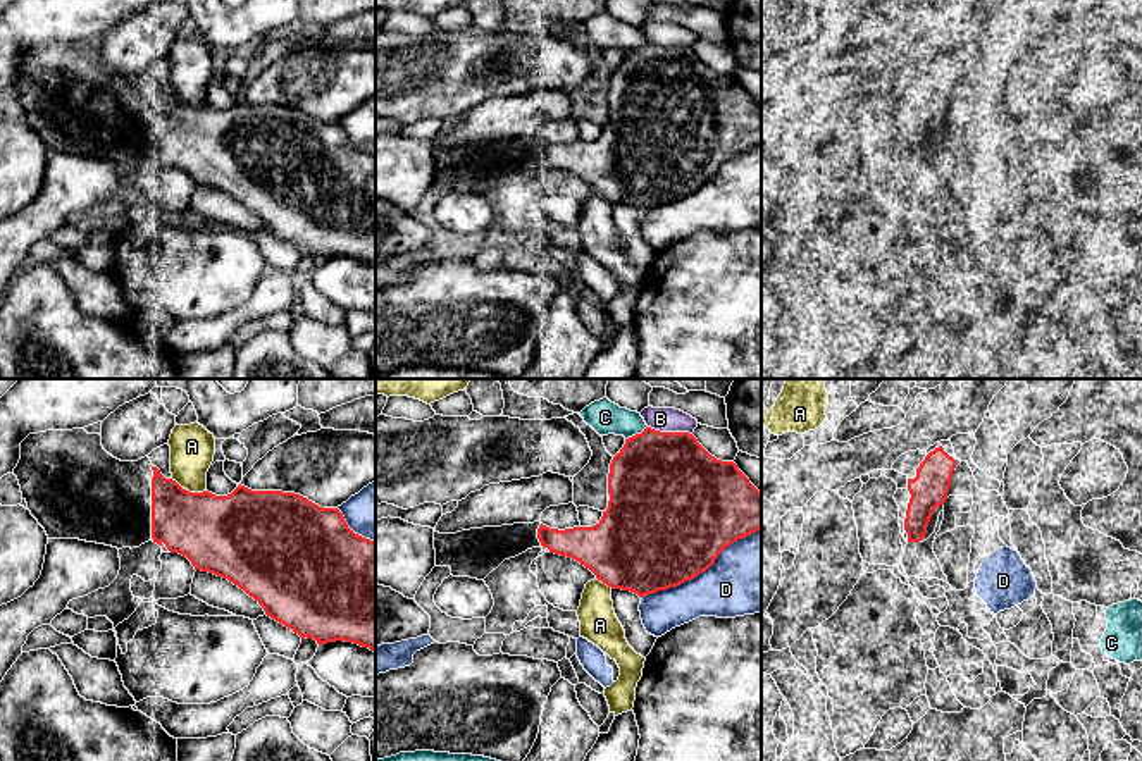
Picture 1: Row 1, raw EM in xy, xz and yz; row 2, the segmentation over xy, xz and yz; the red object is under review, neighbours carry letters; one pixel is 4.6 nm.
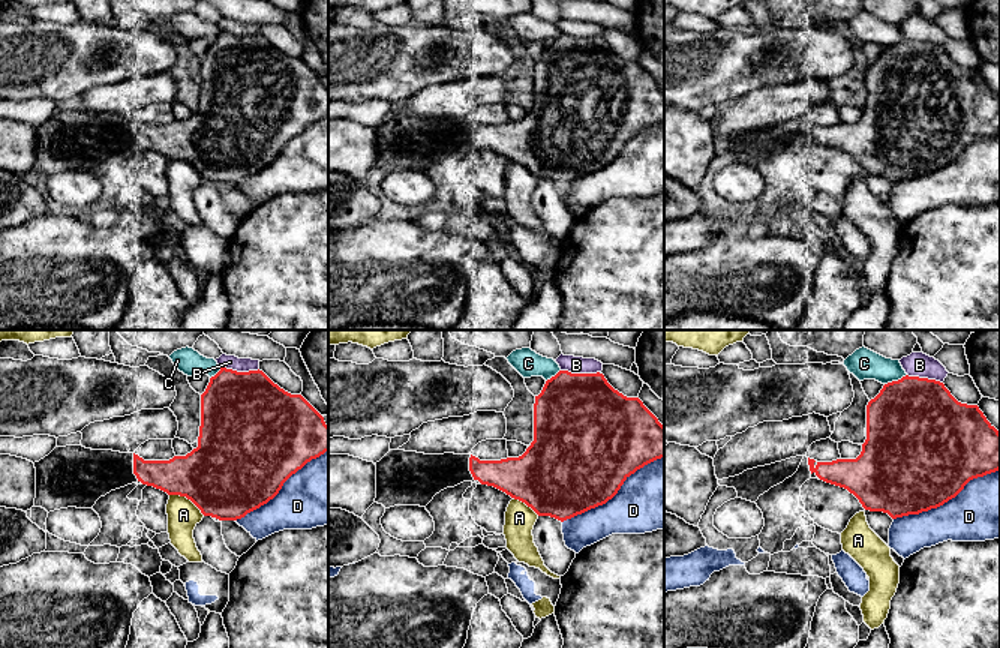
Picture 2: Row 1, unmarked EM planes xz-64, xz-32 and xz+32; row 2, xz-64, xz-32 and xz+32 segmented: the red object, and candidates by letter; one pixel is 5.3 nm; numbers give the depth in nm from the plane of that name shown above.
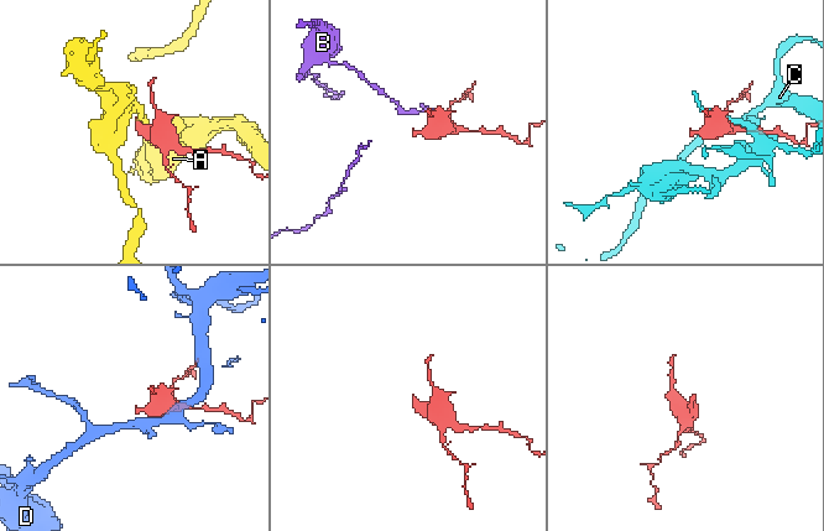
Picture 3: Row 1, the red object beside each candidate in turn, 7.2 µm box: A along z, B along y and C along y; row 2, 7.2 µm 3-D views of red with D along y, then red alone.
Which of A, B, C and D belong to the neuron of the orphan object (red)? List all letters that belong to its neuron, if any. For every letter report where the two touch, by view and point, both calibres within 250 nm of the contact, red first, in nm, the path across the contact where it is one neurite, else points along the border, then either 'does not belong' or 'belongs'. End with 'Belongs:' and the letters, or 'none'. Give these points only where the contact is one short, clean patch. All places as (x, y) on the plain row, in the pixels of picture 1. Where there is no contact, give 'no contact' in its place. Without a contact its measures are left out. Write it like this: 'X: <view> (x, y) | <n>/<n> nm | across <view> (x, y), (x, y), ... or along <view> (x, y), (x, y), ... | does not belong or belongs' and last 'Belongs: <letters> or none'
A: xy (197, 107) | 380/200 nm | does not belong
B: xz (670, 47) | 500/110 nm | does not belong
C: xz (636, 49) | 460/160 nm | does not belong
D: xz (701, 186) | 500/360 nm | does not belong
Belongs: none

